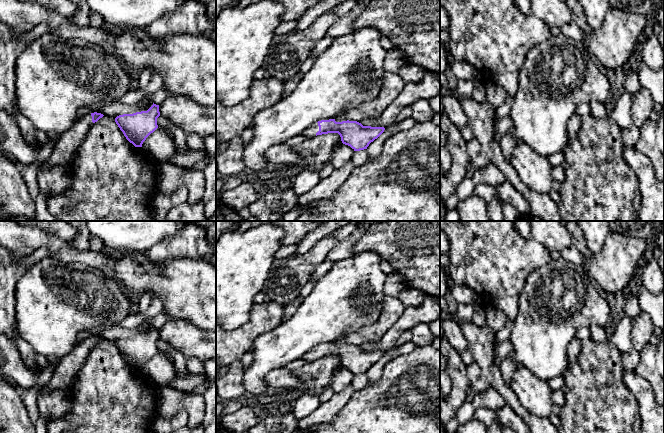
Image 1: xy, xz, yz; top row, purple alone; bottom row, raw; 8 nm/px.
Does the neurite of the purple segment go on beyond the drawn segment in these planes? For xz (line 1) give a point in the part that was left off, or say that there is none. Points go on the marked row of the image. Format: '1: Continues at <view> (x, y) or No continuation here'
1: Continues at xz (311, 131)

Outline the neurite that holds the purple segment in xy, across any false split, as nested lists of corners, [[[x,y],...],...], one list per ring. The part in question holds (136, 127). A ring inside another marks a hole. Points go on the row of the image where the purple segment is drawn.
[[[153,103],[147,111],[119,115],[115,122],[130,143],[142,147],[146,138],[158,128],[159,116],[159,105]]]

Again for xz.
[[[329,119],[310,125],[301,135],[311,138],[322,134],[338,133],[343,144],[350,146],[354,151],[360,151],[367,149],[384,130],[384,127],[363,126],[357,121],[336,122],[335,119]]]

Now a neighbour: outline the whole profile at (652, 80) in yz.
[[[640,62],[635,68],[641,87],[644,87],[655,103],[664,107],[664,66],[654,70]]]

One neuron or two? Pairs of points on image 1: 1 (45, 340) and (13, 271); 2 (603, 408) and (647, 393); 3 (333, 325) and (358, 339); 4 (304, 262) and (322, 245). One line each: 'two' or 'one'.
1: two
2: two
3: two
4: one

